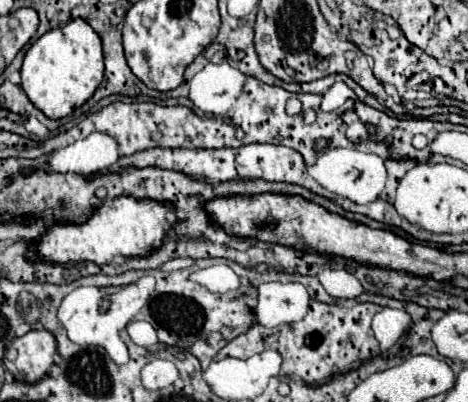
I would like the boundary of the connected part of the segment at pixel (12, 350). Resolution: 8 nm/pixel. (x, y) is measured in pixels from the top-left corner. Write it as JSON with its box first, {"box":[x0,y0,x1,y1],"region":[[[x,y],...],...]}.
{"box":[4,330,56,384],"region":[[[30,330],[28,334],[14,338],[4,354],[6,370],[26,384],[36,384],[48,376],[54,364],[56,338],[48,330]]]}

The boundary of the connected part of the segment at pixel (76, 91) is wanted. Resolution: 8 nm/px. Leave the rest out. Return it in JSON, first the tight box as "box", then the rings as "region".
{"box":[20,18,104,120],"region":[[[82,18],[72,20],[62,28],[54,28],[28,48],[20,76],[20,86],[26,92],[28,100],[48,118],[60,120],[74,108],[80,108],[102,82],[104,62],[100,36]]]}

